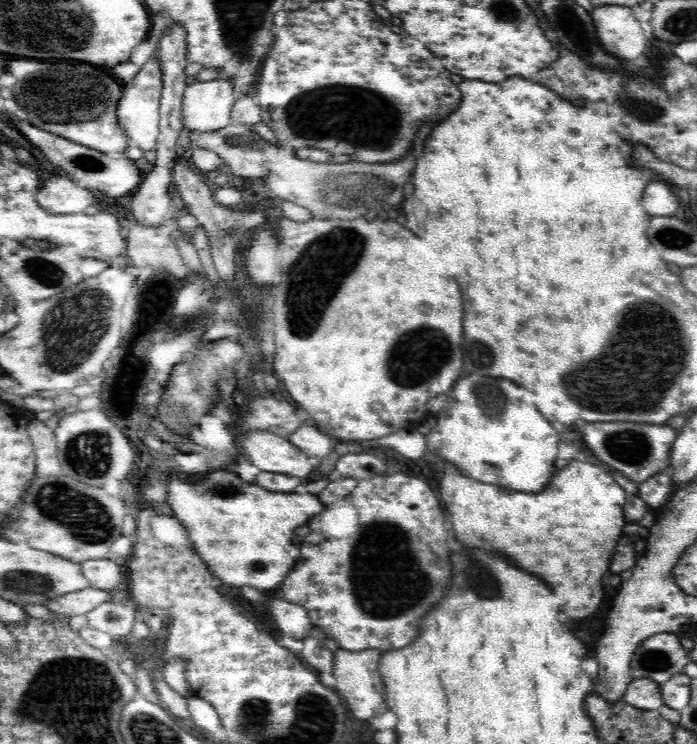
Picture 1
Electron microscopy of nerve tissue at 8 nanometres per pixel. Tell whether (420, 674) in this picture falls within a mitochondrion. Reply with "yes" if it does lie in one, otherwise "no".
no

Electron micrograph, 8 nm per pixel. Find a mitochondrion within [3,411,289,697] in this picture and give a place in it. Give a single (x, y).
(83, 516)

